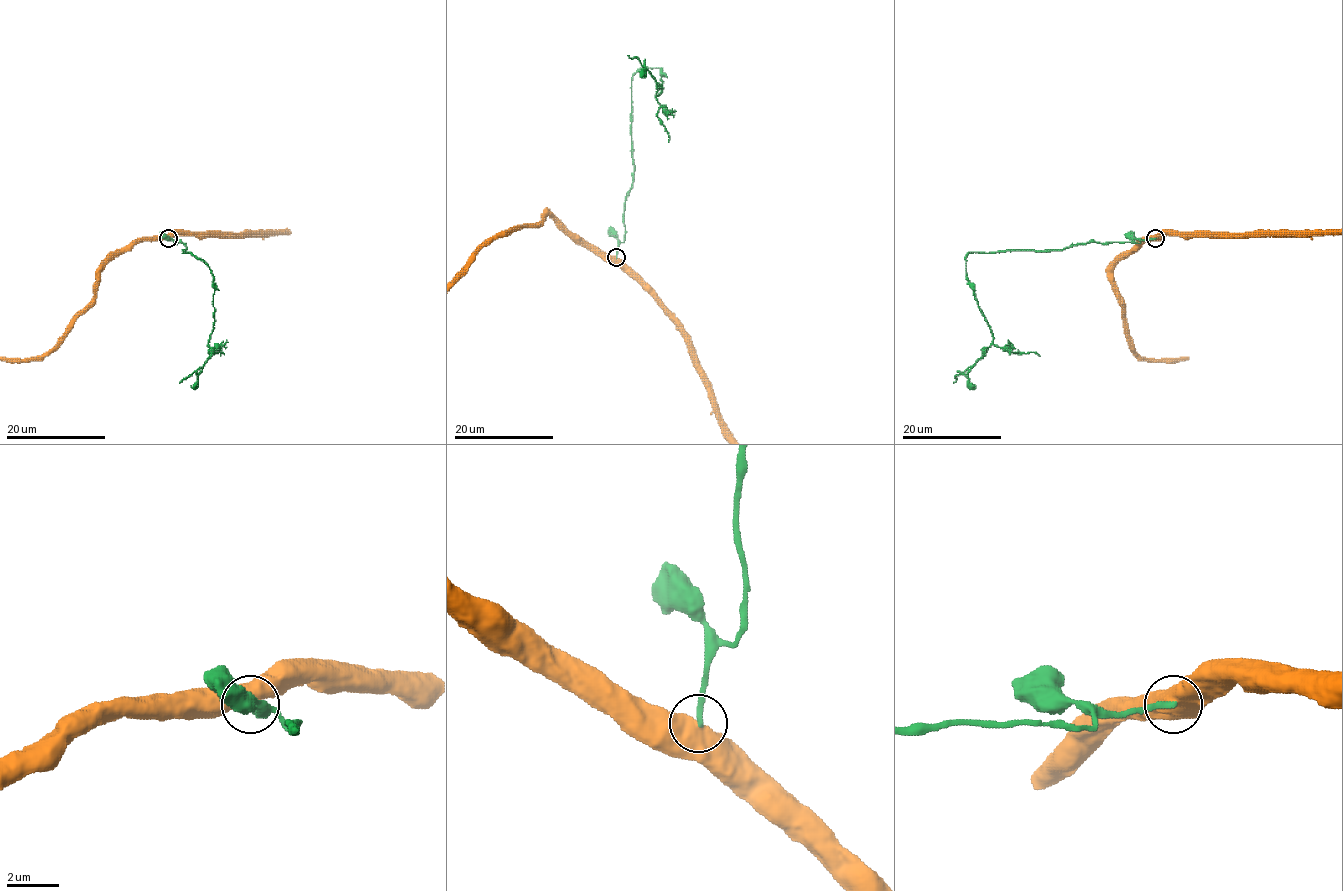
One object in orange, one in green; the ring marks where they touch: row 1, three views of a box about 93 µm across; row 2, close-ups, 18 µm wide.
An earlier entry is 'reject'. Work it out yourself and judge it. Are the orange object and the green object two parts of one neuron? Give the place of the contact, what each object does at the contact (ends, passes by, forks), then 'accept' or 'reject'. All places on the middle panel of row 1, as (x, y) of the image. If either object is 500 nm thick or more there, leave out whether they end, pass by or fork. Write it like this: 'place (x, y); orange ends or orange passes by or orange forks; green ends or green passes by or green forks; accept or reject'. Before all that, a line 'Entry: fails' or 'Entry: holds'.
Entry: holds
place (616, 257); reject

